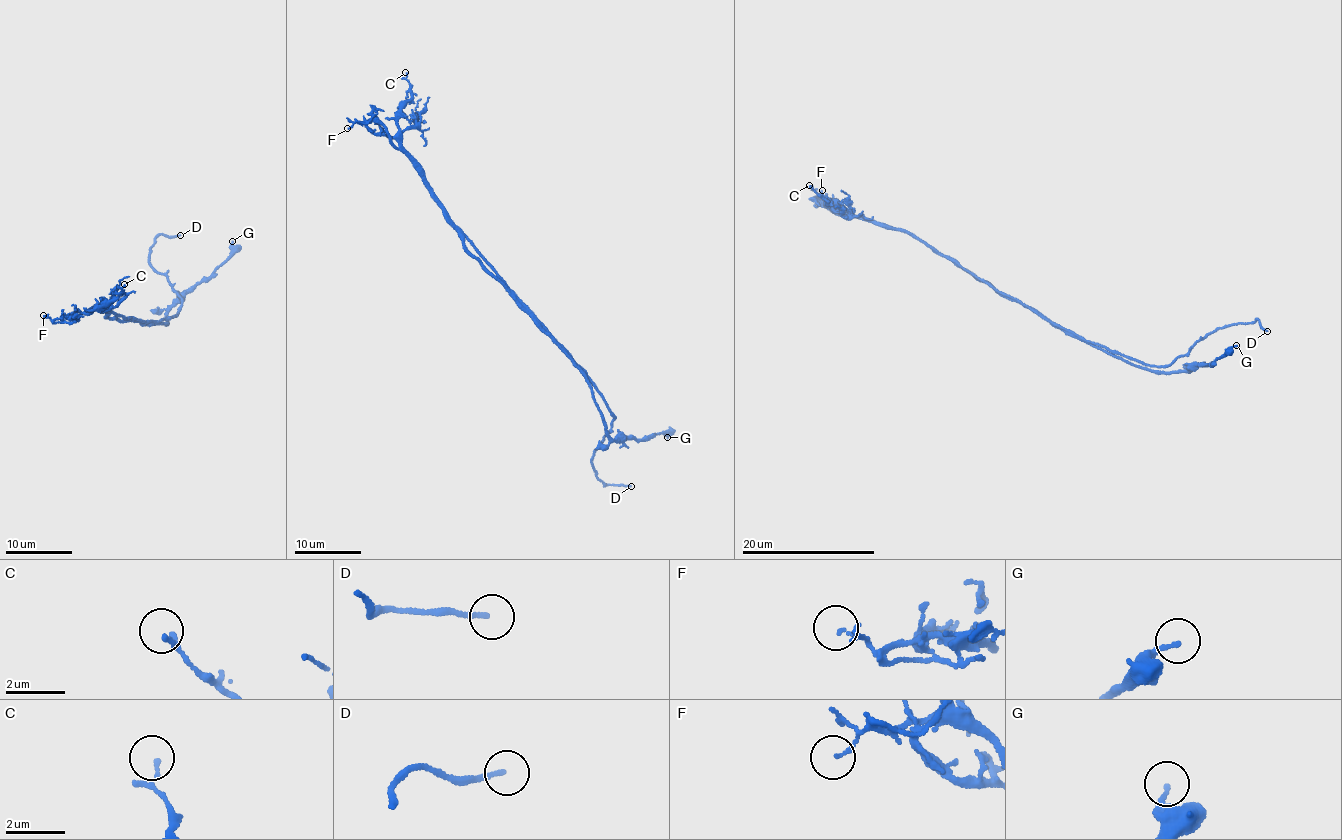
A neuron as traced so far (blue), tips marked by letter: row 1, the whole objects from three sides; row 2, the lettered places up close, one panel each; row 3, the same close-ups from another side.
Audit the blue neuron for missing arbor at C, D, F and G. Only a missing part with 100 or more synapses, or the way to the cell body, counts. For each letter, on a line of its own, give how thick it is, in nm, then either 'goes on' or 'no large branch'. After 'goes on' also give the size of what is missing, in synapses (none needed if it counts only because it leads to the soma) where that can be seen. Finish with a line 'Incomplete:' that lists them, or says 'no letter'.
C: 80 nm thick; no large branch
D: 150 nm thick; goes on
F: 100 nm thick; no large branch
G: 170 nm thick; no large branch
Incomplete: D

